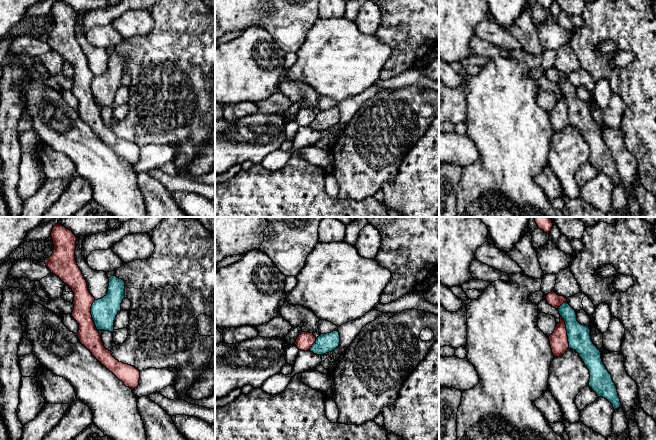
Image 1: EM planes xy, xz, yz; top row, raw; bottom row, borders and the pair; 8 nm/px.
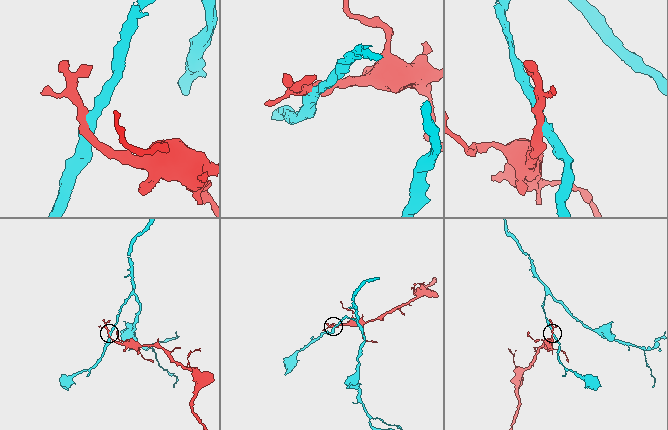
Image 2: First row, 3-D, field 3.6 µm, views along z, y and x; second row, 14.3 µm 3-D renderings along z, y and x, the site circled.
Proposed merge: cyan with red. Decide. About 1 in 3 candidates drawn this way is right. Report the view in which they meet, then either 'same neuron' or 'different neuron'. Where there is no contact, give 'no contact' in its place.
contact in yz; different neuron

